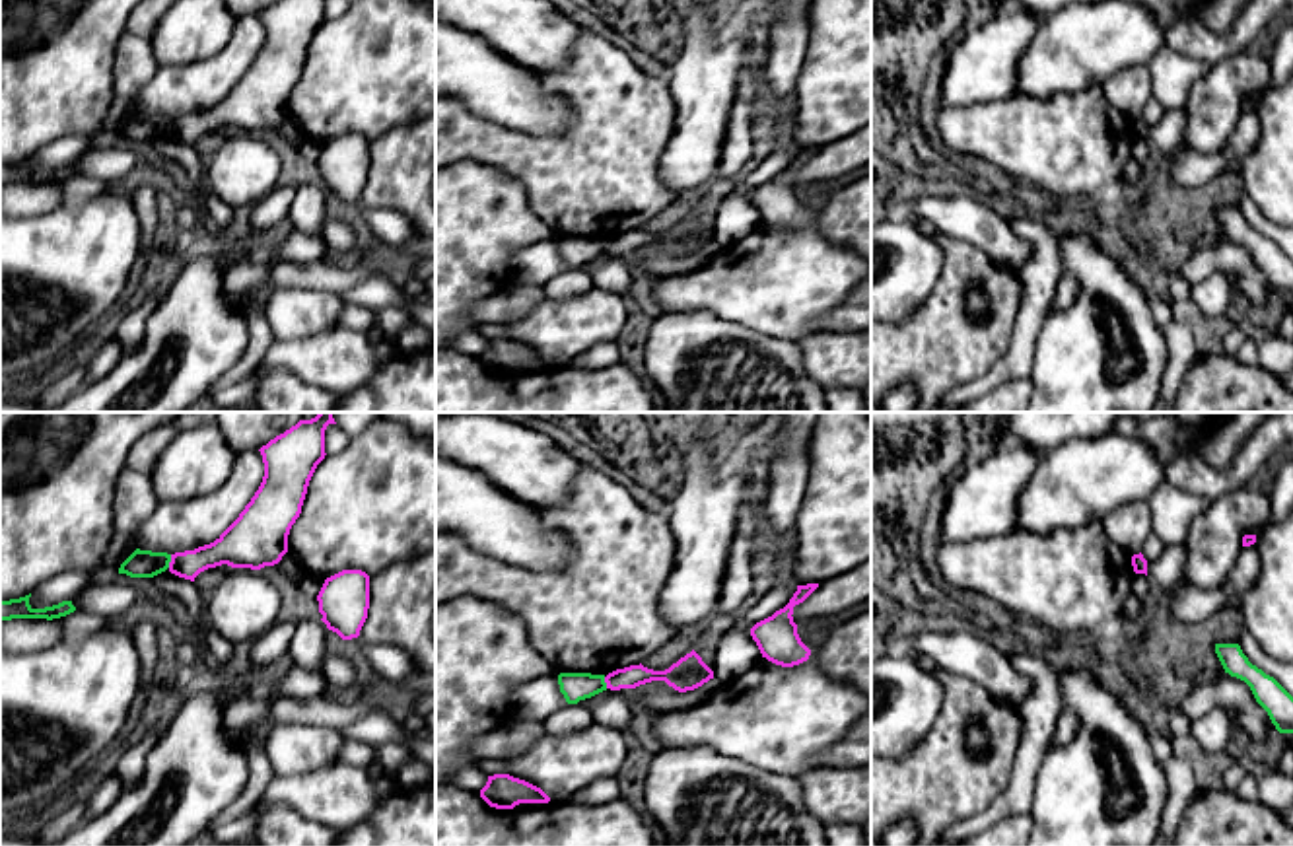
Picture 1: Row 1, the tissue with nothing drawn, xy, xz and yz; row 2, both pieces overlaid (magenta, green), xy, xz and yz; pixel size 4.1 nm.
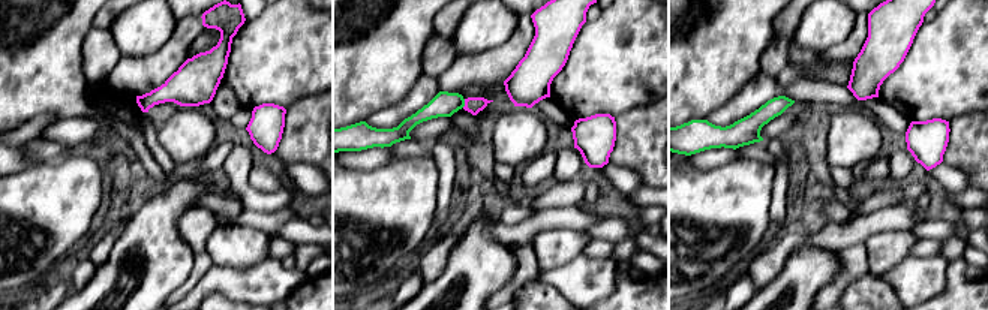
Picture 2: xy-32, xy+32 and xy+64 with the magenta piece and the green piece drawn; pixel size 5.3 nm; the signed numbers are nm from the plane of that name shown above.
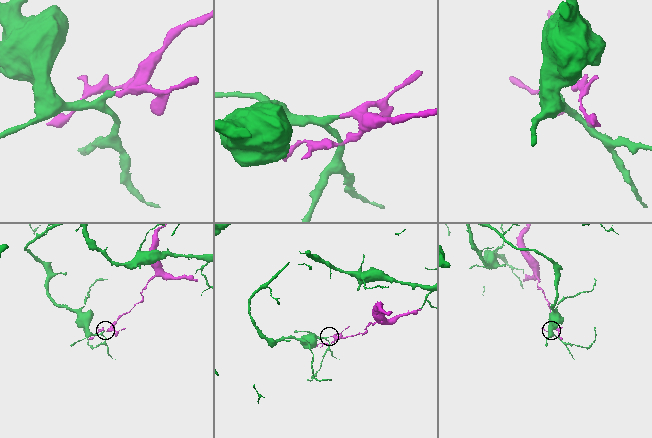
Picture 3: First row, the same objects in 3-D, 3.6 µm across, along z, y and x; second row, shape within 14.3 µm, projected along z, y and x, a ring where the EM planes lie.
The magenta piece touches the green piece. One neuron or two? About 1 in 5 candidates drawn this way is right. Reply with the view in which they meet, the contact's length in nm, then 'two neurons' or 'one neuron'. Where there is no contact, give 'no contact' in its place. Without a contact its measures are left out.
meets magenta in xy; contact 60 nm long; two neurons

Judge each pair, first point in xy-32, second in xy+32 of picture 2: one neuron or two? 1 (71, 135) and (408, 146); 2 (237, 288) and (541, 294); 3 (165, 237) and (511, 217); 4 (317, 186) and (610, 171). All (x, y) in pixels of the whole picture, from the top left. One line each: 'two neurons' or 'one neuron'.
1: two neurons
2: two neurons
3: two neurons
4: one neuron

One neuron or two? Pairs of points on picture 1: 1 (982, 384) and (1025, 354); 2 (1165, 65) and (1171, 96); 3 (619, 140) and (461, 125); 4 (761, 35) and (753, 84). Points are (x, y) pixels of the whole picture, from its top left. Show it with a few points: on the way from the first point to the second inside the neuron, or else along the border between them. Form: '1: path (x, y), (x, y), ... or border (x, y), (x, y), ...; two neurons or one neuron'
1: path (992, 380), (1015, 362); one neuron
2: path (1171, 72), (1171, 88); one neuron
3: path (580, 152), (510, 152), (500, 148); one neuron
4: path (757, 47), (753, 72); one neuron

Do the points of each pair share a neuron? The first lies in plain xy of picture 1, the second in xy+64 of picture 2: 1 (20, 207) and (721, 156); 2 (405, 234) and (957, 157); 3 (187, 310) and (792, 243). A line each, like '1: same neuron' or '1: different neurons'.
1: same neuron
2: different neurons
3: different neurons

